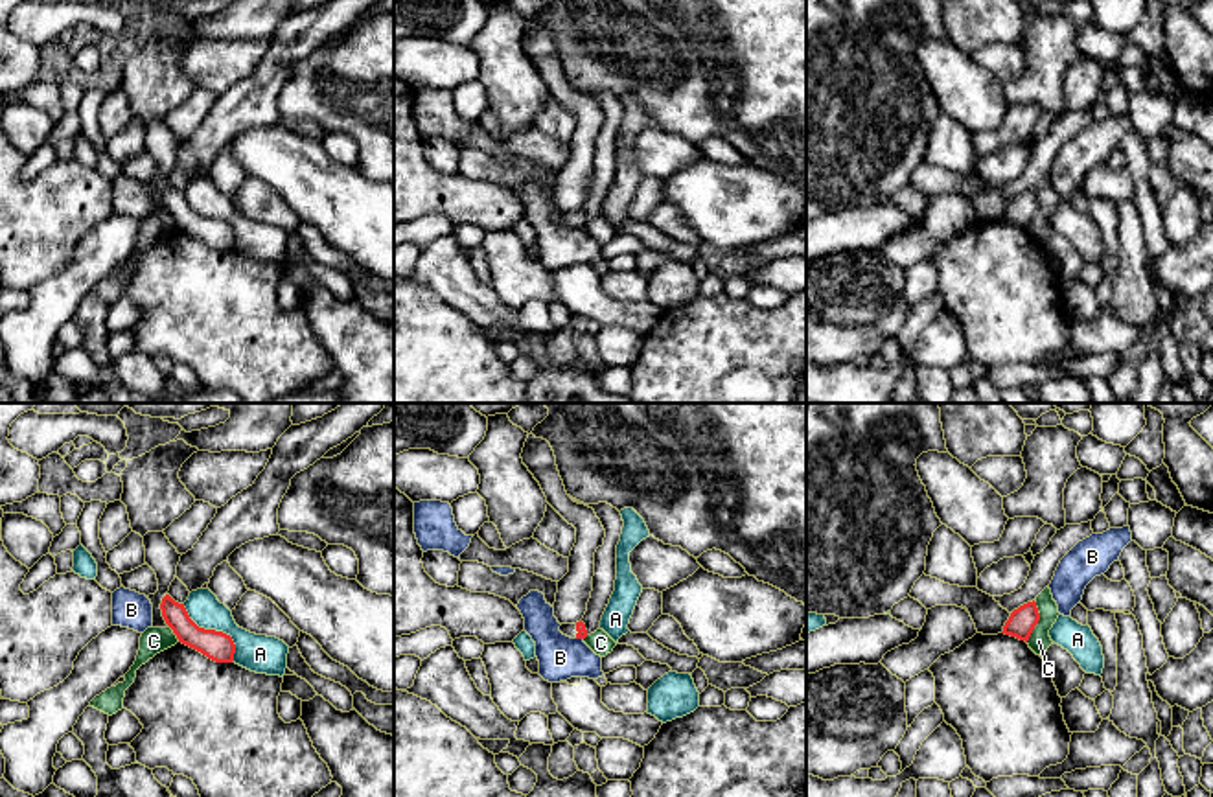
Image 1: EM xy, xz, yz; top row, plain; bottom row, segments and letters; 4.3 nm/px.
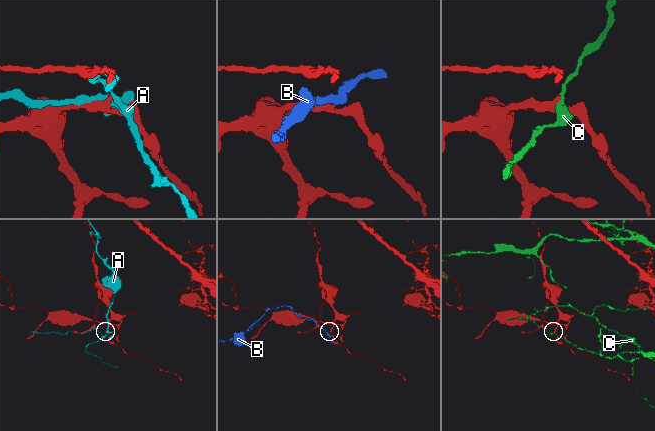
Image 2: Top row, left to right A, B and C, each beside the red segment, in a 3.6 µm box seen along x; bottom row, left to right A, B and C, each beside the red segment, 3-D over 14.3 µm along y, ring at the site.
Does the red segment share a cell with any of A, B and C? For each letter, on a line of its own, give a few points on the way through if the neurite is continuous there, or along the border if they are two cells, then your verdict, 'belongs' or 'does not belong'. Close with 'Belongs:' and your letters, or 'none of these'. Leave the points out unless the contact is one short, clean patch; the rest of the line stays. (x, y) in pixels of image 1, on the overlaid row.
A: does not belong
B: border xz (577, 637), (582, 639); does not belong
C: border yz (1035, 600), (1039, 623), (1026, 641); does not belong
Belongs: none of these

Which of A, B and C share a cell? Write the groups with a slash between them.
A / B / C

